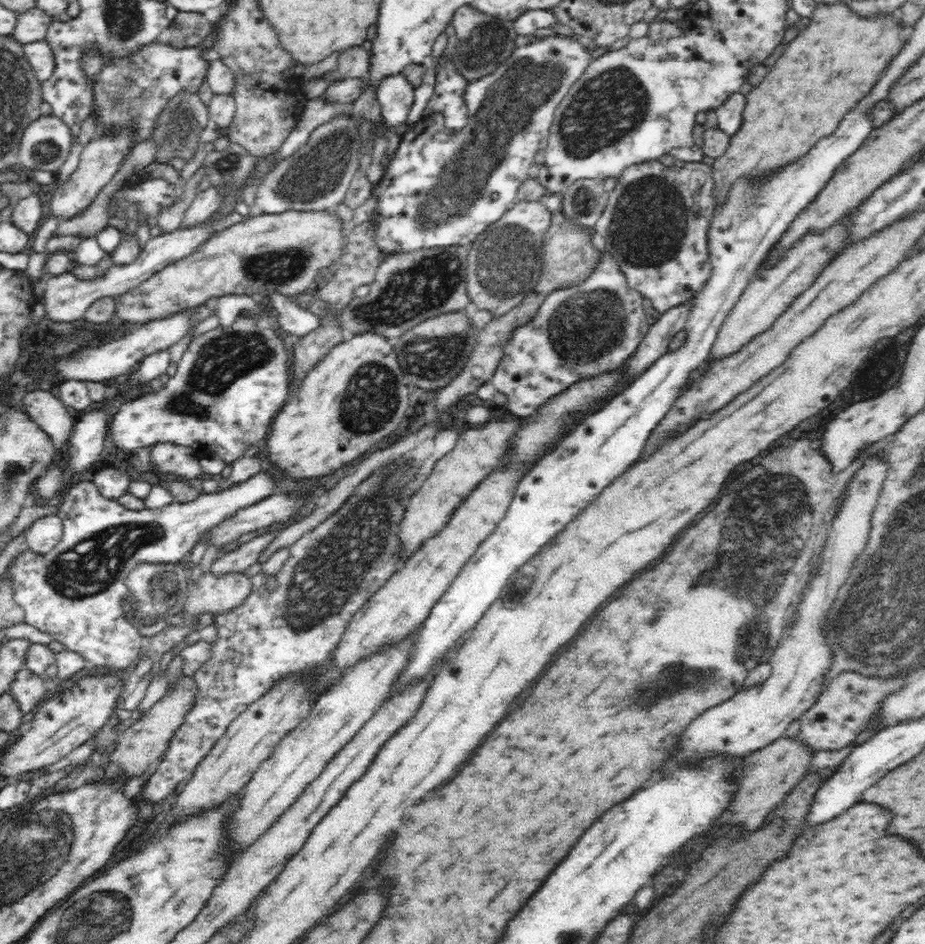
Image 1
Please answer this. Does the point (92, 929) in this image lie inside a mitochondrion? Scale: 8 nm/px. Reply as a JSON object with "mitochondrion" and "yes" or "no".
{"mitochondrion":"yes"}

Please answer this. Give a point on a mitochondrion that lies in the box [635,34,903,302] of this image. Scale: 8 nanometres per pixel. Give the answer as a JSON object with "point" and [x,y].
{"point":[742,207]}

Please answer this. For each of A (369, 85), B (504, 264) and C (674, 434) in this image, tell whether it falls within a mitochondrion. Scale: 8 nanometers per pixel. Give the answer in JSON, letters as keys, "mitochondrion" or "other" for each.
{"A":"other","B":"mitochondrion","C":"other"}

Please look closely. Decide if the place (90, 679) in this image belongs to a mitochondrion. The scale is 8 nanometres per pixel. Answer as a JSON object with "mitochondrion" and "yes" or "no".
{"mitochondrion":"no"}

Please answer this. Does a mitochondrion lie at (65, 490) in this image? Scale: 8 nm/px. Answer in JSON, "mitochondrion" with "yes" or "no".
{"mitochondrion":"no"}

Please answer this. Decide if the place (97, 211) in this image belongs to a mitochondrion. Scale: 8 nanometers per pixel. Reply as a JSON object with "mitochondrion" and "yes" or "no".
{"mitochondrion":"no"}

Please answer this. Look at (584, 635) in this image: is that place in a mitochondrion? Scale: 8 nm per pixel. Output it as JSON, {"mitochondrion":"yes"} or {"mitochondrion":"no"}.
{"mitochondrion":"no"}

